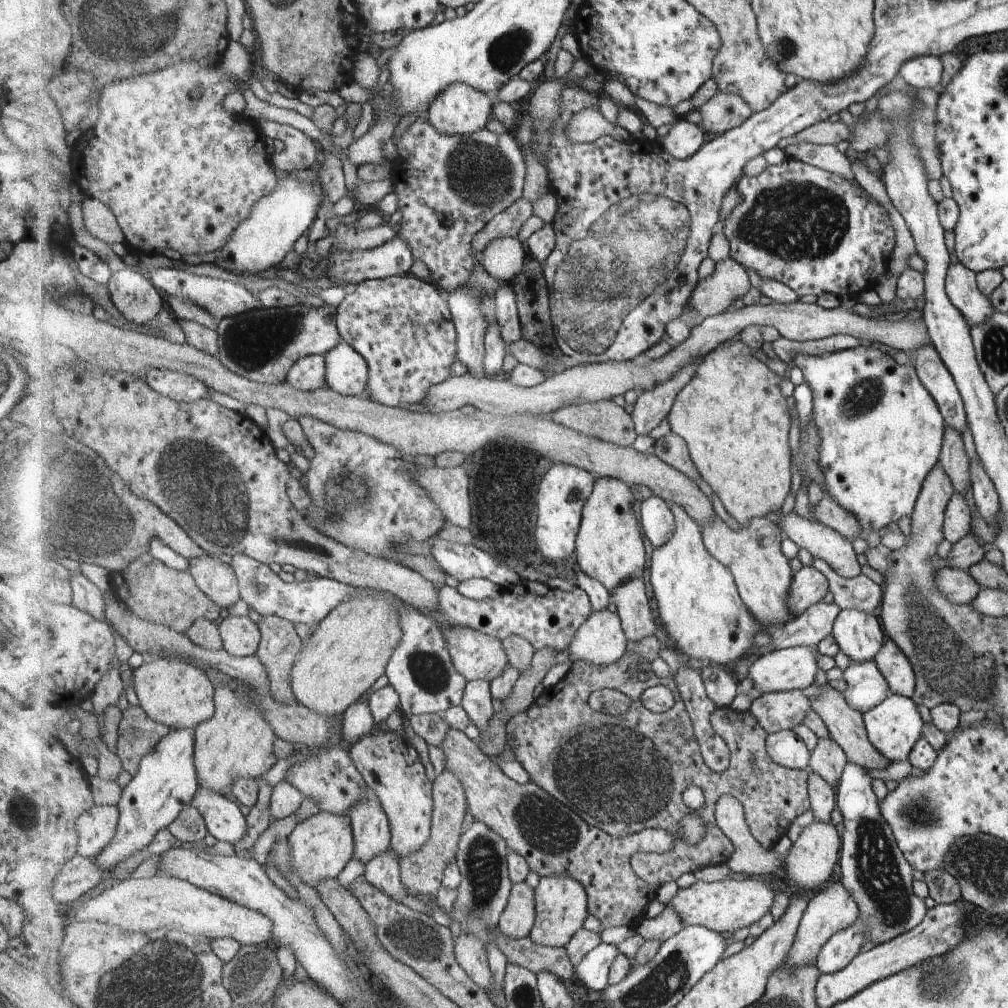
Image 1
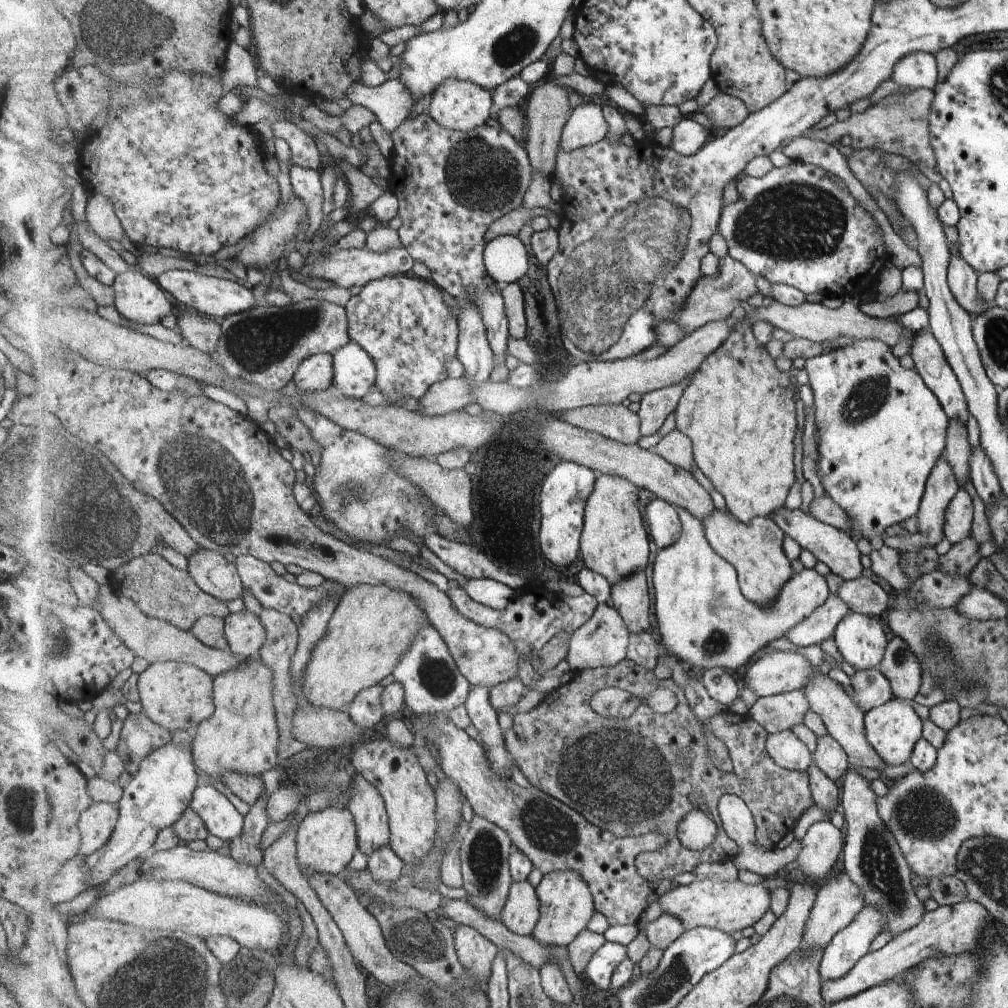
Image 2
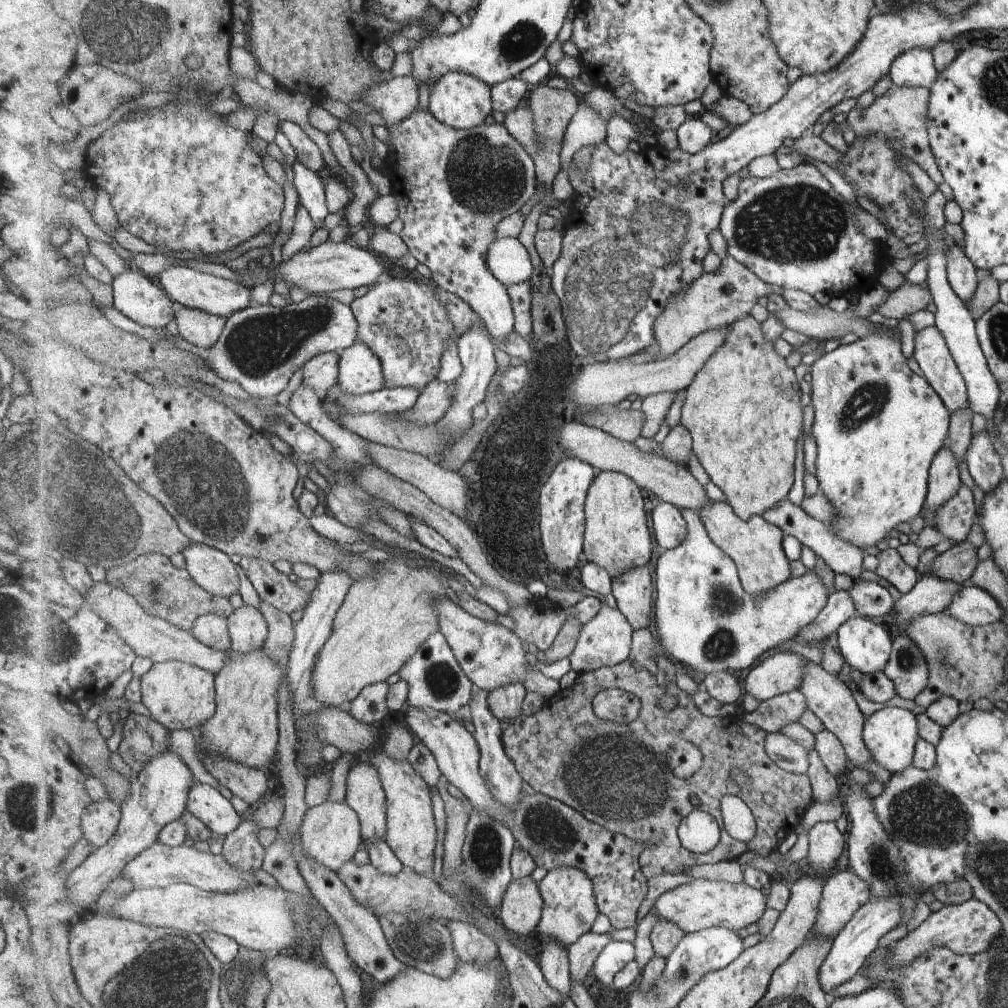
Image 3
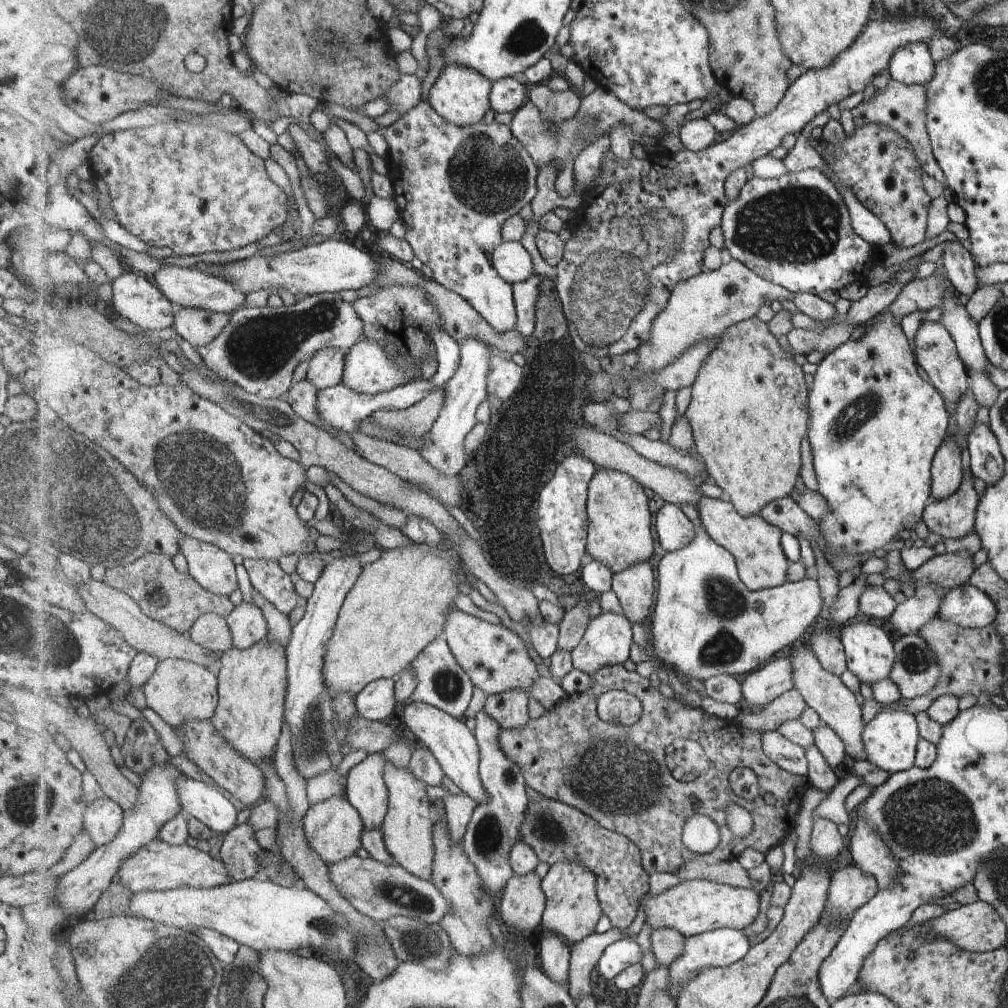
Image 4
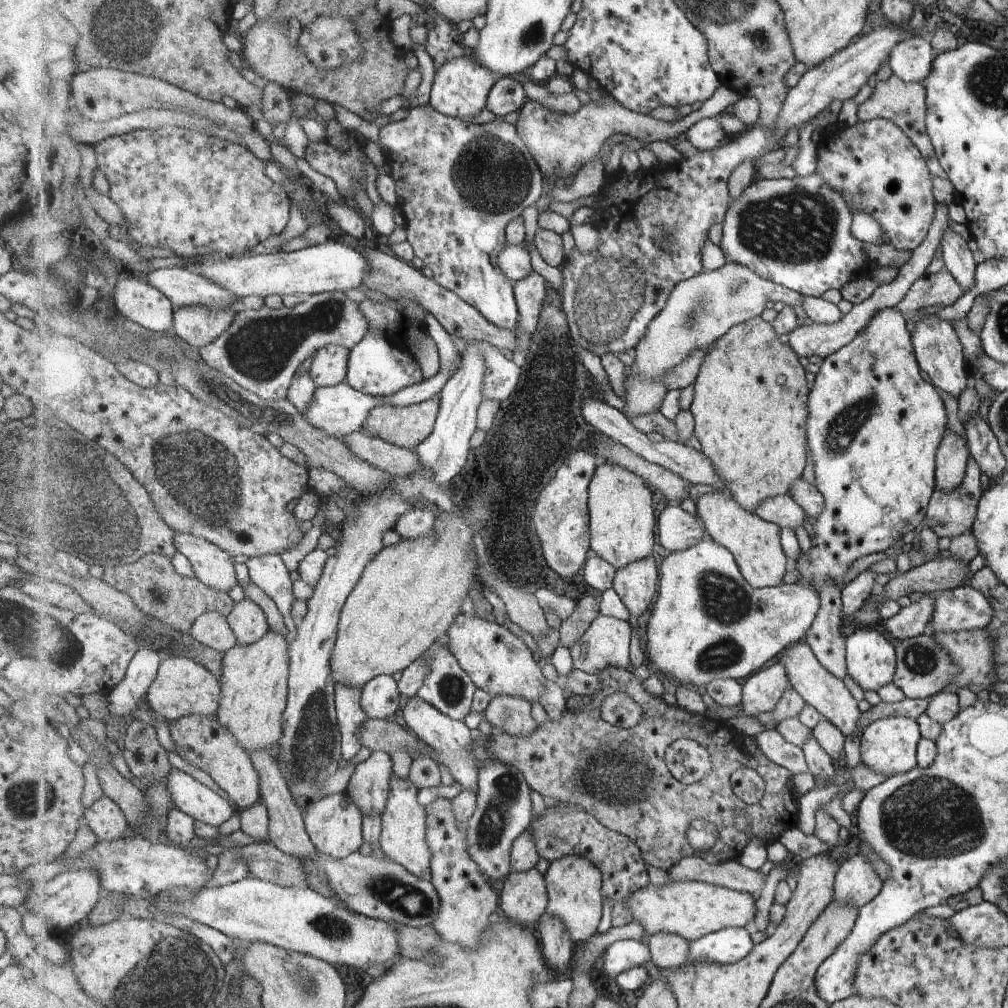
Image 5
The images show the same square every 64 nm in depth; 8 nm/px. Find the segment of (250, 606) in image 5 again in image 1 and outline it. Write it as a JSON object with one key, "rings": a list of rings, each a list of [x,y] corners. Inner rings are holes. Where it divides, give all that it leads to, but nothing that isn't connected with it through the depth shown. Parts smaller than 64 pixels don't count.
{"rings":[[[227,616],[220,620],[220,634],[224,643],[224,650],[235,657],[249,657],[256,655],[262,633],[249,616]]]}

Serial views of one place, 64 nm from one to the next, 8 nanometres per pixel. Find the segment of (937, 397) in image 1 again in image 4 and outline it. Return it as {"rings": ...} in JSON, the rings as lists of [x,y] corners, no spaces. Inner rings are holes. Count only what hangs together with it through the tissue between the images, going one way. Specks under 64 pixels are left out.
{"rings":[[[921,322],[917,333],[915,334],[915,349],[917,356],[917,364],[929,376],[929,383],[932,388],[944,397],[945,401],[956,406],[957,402],[966,394],[968,390],[969,379],[967,370],[957,357],[952,338],[941,327],[939,322],[927,323]]]}

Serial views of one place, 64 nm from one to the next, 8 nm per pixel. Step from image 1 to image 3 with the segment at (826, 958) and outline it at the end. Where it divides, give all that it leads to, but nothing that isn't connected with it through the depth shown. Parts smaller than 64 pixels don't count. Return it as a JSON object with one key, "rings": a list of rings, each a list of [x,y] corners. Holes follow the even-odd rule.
{"rings":[[[872,898],[856,914],[833,942],[833,950],[820,970],[820,982],[824,992],[829,996],[835,988],[849,982],[861,968],[866,966],[869,958],[878,950],[877,944],[890,930],[897,927],[901,920],[899,898]]]}

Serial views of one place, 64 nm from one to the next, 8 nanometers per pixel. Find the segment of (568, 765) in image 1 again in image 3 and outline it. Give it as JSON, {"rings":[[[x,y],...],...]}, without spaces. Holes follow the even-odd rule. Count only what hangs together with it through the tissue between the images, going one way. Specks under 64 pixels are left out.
{"rings":[[[630,660],[623,662],[615,667],[605,667],[599,672],[595,672],[593,675],[586,675],[575,687],[563,689],[559,692],[555,697],[552,697],[550,700],[547,700],[544,704],[543,708],[540,711],[536,712],[531,716],[523,716],[520,715],[517,719],[515,719],[506,730],[504,730],[504,746],[508,752],[508,756],[512,758],[513,761],[516,762],[517,771],[521,774],[523,780],[525,780],[536,792],[545,794],[551,798],[555,798],[572,808],[575,808],[578,812],[581,812],[583,816],[587,816],[589,820],[593,820],[593,822],[597,822],[602,826],[605,826],[607,829],[614,831],[615,833],[622,833],[624,836],[627,836],[631,839],[637,839],[640,842],[648,842],[650,847],[647,847],[646,850],[640,855],[640,864],[641,869],[647,879],[653,878],[655,876],[661,876],[664,873],[686,873],[686,871],[691,868],[691,866],[695,866],[695,864],[717,864],[719,862],[736,860],[740,859],[743,854],[748,851],[755,851],[761,856],[769,856],[771,854],[771,850],[777,850],[779,844],[785,840],[785,837],[789,836],[789,833],[794,832],[796,834],[799,833],[799,829],[797,826],[804,819],[804,815],[807,813],[807,810],[810,806],[815,802],[814,801],[814,793],[812,790],[812,784],[808,774],[795,774],[788,771],[785,771],[785,768],[781,768],[780,765],[777,765],[775,761],[772,760],[771,757],[768,756],[766,752],[766,739],[768,733],[761,729],[759,726],[747,723],[743,716],[732,715],[728,718],[723,717],[709,717],[703,715],[697,707],[697,704],[694,704],[689,696],[679,690],[677,688],[677,684],[675,684],[675,680],[657,680],[651,672],[648,672],[647,669],[643,670],[635,670],[633,668]],[[604,689],[622,689],[632,694],[635,694],[640,699],[642,703],[642,710],[640,711],[639,717],[633,723],[615,723],[613,720],[604,720],[599,719],[594,712],[592,703],[594,699],[597,697],[599,692],[602,692]],[[665,695],[670,695],[671,697],[677,698],[677,704],[675,709],[665,709],[660,702]],[[681,740],[687,740],[687,746],[691,746],[691,744],[695,744],[699,746],[701,752],[704,755],[704,763],[703,768],[695,774],[695,776],[691,776],[691,778],[685,778],[685,780],[681,780],[681,778],[677,778],[675,776],[675,772],[670,769],[669,766],[669,750],[673,748],[673,746],[677,746]],[[735,770],[741,770],[741,772],[749,772],[749,776],[753,776],[753,784],[748,789],[741,788],[735,780],[733,780],[733,772]],[[725,796],[737,796],[740,797],[746,804],[751,808],[751,811],[754,813],[756,817],[758,830],[756,831],[756,837],[753,841],[743,843],[733,839],[728,833],[726,828],[724,827],[721,805],[722,800]],[[696,808],[701,808],[702,811],[706,811],[708,814],[711,814],[720,825],[721,828],[721,842],[716,848],[713,848],[711,852],[707,852],[707,854],[701,853],[693,853],[687,850],[685,846],[681,843],[679,837],[679,828],[682,824],[682,821],[689,814],[692,814]]]}

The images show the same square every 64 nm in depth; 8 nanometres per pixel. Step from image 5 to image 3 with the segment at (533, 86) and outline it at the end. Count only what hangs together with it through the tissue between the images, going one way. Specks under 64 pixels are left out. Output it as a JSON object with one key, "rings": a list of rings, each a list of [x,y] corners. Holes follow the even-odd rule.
{"rings":[[[545,82],[540,83],[537,86],[532,87],[530,93],[530,108],[532,109],[534,115],[534,124],[536,127],[536,136],[541,146],[541,150],[533,156],[534,164],[536,165],[536,174],[538,177],[539,185],[543,187],[544,190],[537,190],[538,202],[532,207],[531,212],[525,217],[525,224],[523,224],[523,230],[521,234],[517,236],[516,240],[519,240],[527,250],[529,250],[529,256],[531,256],[531,264],[533,264],[533,270],[535,268],[545,267],[534,244],[534,238],[536,232],[538,231],[538,222],[542,218],[543,212],[548,208],[554,206],[564,206],[572,207],[574,198],[566,201],[559,201],[553,193],[552,185],[556,180],[556,177],[560,174],[562,170],[562,160],[560,158],[560,153],[562,152],[562,142],[564,141],[564,135],[566,134],[566,129],[578,112],[581,104],[583,104],[583,99],[573,88],[566,88],[564,90],[557,90],[557,88],[551,88],[549,84]]]}

